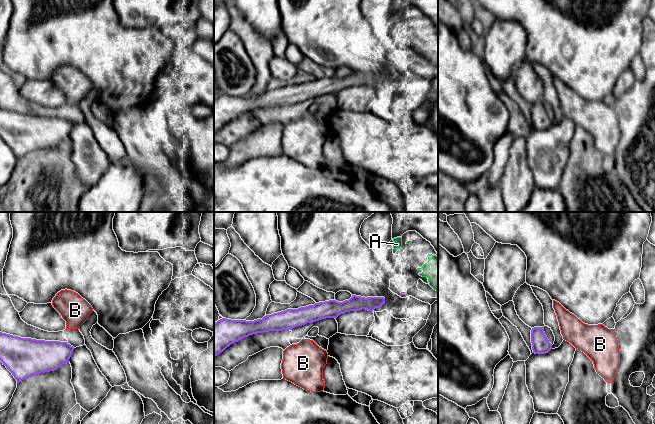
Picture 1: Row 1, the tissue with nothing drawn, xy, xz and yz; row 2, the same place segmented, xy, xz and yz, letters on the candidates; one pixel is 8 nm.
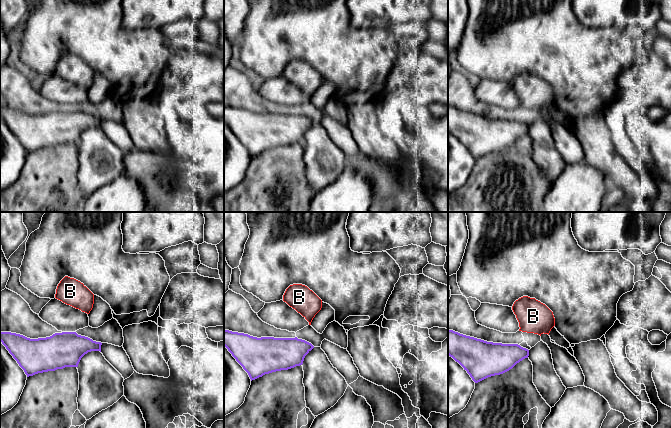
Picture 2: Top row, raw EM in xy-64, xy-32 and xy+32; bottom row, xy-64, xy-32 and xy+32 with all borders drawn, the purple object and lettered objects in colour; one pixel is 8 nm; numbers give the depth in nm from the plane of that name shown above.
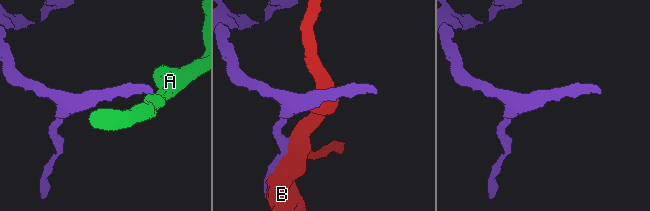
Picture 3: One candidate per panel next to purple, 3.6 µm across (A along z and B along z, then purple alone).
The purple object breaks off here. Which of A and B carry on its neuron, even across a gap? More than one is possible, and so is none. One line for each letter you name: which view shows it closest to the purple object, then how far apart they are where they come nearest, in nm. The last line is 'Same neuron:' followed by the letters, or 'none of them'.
Same neuron: none of them

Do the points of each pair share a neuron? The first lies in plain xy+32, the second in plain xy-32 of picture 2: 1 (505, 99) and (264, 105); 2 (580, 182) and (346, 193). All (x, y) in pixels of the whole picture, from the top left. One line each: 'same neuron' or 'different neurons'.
1: different neurons
2: same neuron

